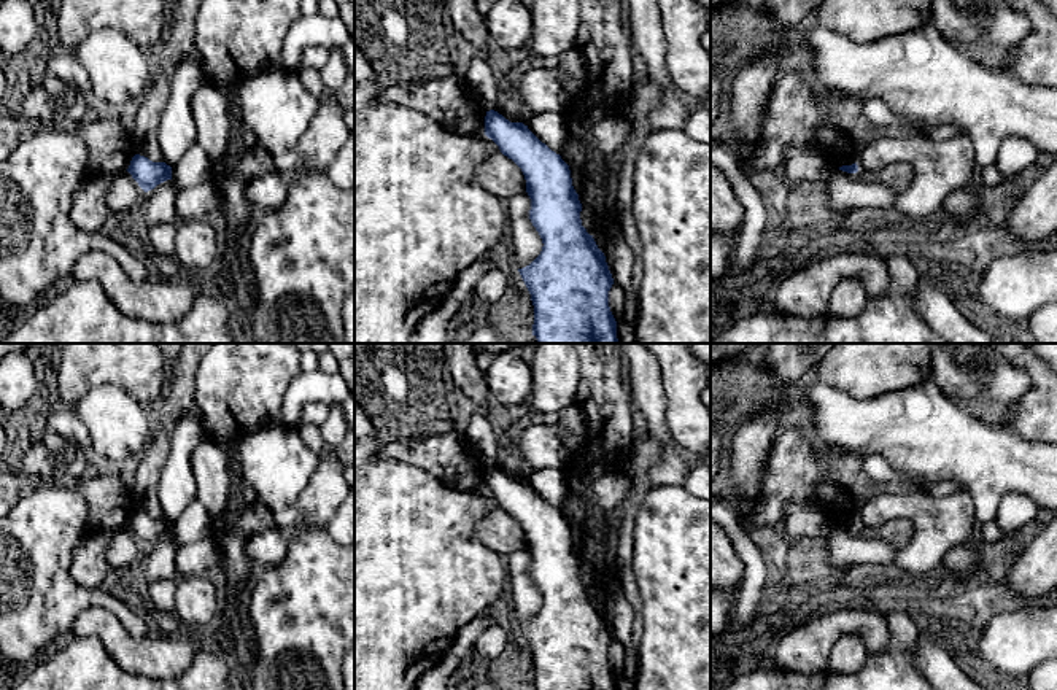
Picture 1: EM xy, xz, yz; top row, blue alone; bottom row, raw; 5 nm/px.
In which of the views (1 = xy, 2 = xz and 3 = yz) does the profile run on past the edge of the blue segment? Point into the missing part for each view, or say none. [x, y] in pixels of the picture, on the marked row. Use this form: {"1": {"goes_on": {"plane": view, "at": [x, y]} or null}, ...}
{"1": {"goes_on": null}, "2": {"goes_on": null}, "3": {"goes_on": null}}

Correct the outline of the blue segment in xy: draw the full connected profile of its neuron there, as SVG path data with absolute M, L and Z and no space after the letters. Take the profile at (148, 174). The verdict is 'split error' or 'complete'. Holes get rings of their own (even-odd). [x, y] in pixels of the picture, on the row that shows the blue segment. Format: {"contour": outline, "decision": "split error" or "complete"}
{"contour": "M135 154L130 161L127 172L148 192L157 184L172 180L172 167L165 162L153 162L145 156Z", "decision": "complete"}

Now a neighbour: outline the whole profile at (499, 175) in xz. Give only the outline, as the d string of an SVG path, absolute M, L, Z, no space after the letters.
M501 151L477 167L475 181L504 199L510 194L526 192L526 180L521 169Z

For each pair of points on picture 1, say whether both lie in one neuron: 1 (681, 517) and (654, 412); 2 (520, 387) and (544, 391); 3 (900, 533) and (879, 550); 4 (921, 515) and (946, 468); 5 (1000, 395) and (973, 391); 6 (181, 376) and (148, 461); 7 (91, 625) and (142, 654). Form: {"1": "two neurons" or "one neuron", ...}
{"1": "two neurons", "2": "two neurons", "3": "two neurons", "4": "two neurons", "5": "one neuron", "6": "one neuron", "7": "one neuron"}

